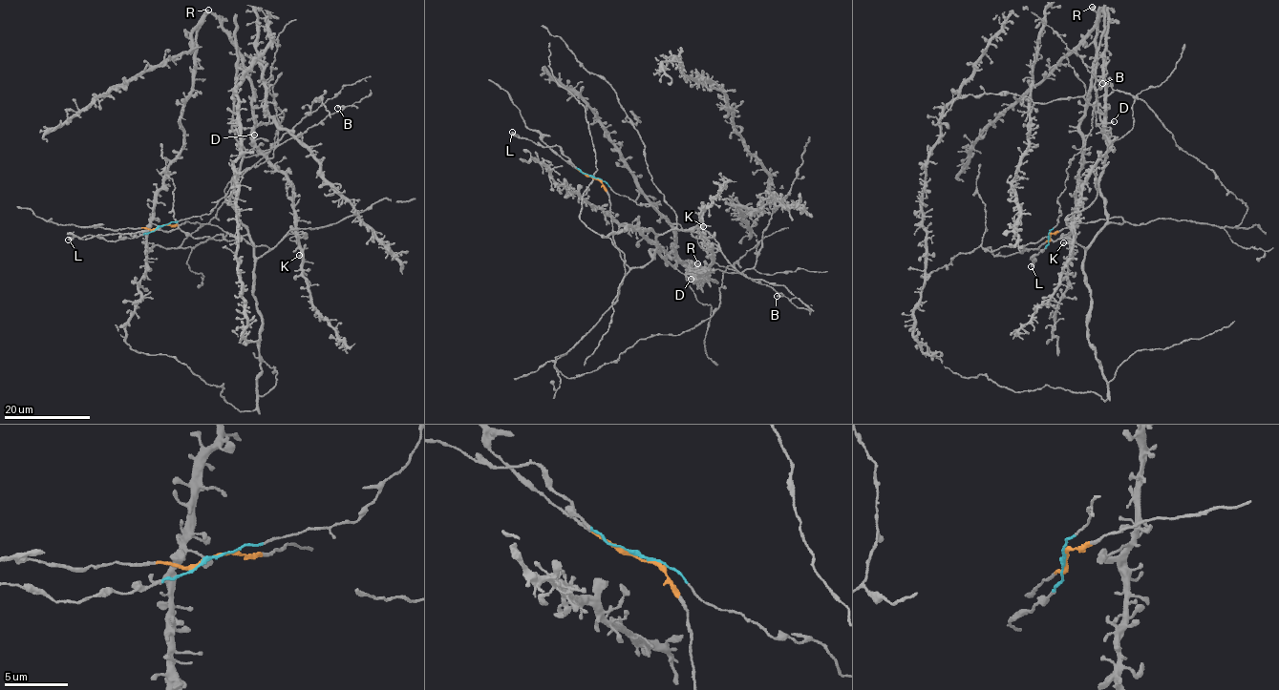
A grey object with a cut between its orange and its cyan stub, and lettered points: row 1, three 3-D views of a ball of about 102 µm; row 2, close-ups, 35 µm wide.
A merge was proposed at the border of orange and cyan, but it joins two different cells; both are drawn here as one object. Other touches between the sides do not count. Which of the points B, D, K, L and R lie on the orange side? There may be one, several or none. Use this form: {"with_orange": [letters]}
{"with_orange": ["D", "K", "R"]}

